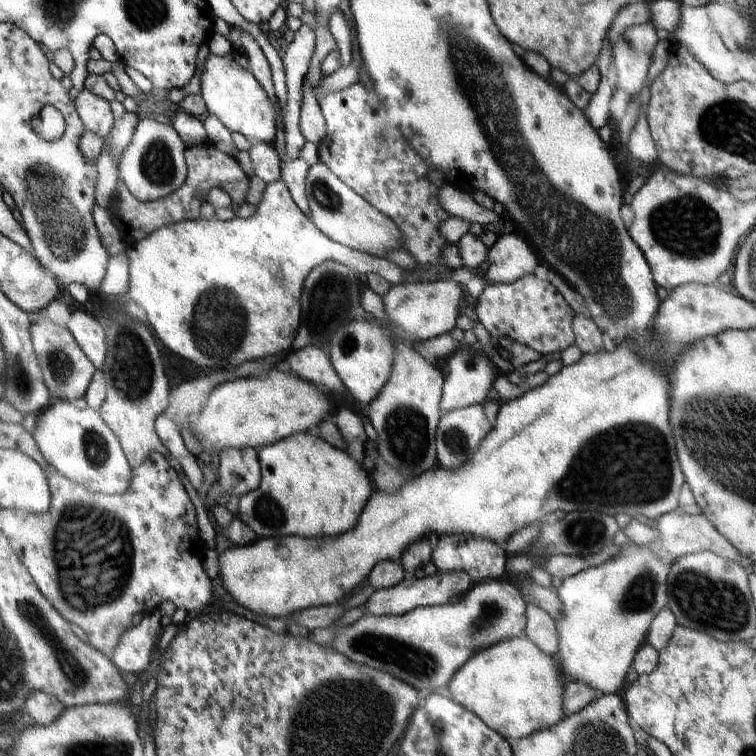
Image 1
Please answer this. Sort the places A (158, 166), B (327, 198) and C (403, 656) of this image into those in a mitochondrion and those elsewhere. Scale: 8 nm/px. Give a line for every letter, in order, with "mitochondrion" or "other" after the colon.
A: mitochondrion
B: mitochondrion
C: mitochondrion

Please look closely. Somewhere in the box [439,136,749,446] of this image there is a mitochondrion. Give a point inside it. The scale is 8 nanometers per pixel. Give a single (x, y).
(688, 227)

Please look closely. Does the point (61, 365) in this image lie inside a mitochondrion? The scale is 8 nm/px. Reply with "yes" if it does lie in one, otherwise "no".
yes

